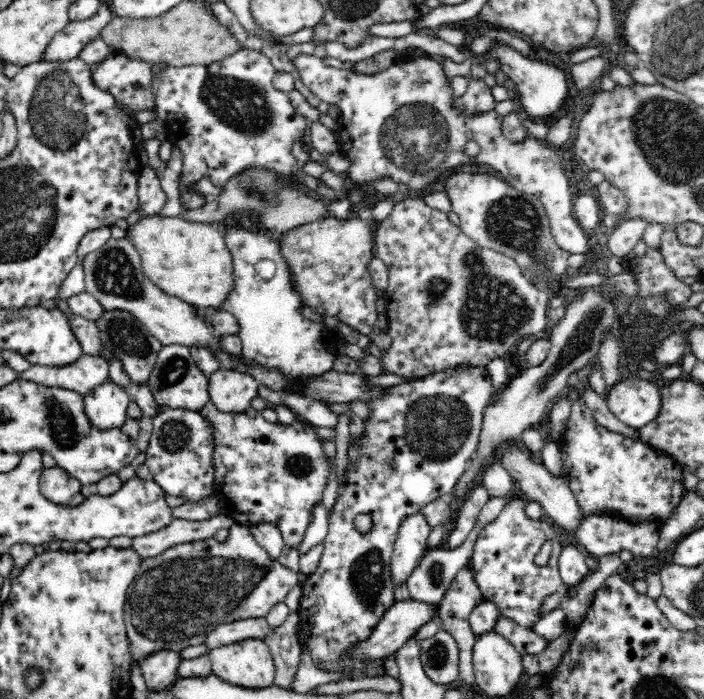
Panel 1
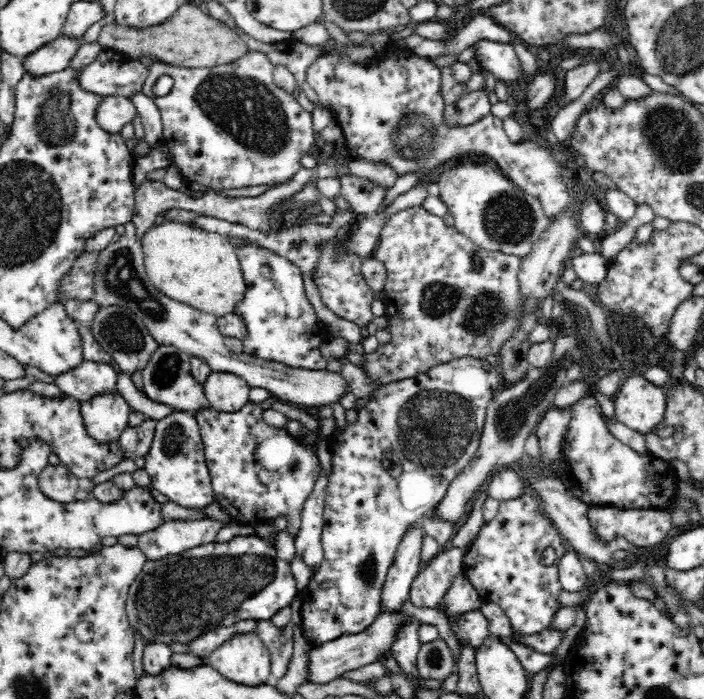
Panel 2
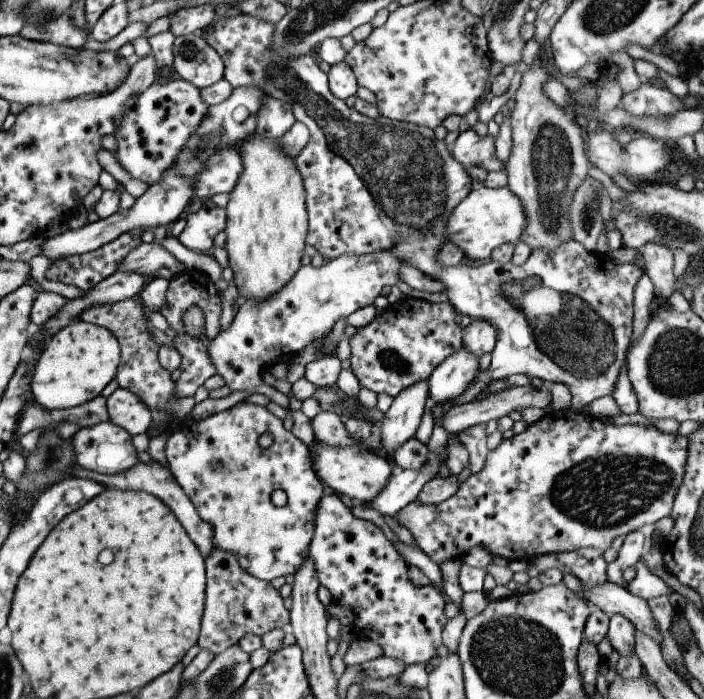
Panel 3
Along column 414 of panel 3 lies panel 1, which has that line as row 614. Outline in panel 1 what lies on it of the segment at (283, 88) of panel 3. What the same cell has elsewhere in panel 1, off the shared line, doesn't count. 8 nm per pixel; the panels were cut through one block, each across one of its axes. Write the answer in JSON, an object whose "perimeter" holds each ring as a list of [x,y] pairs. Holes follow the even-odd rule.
{"perimeter":[[[236,522],[232,524],[225,542],[217,542],[214,537],[206,539],[180,544],[159,556],[147,557],[141,561],[136,578],[129,585],[124,606],[124,623],[130,641],[132,665],[140,665],[149,654],[159,650],[180,652],[188,646],[202,644],[207,634],[218,625],[249,618],[264,618],[274,604],[284,601],[288,592],[298,585],[297,572],[286,568],[278,560],[273,560],[256,543],[249,525]]]}

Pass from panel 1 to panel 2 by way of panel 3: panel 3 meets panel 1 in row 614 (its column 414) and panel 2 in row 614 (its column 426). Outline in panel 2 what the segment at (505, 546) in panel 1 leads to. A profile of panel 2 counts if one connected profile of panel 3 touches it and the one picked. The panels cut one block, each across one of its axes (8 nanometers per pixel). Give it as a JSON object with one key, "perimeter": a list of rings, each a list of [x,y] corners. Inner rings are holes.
{"perimeter":[[[526,492],[520,498],[501,501],[498,514],[486,521],[478,536],[466,550],[463,573],[477,590],[483,603],[495,602],[502,608],[509,618],[515,634],[528,636],[528,634],[542,632],[550,626],[550,622],[554,620],[554,614],[561,607],[558,598],[560,598],[563,588],[559,581],[558,562],[569,548],[565,545],[564,538],[555,524],[541,510],[538,497]],[[546,548],[556,550],[556,562],[550,566],[545,566],[541,562]]]}

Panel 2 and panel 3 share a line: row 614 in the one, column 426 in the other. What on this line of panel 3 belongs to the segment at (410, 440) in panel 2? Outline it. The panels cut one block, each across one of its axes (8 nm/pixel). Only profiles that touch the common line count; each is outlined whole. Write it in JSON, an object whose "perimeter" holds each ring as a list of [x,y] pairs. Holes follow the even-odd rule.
{"perimeter":[[[407,296],[393,305],[389,304],[386,310],[379,311],[370,324],[363,326],[349,338],[350,369],[358,379],[361,388],[368,388],[376,394],[386,392],[394,398],[415,382],[427,379],[441,362],[463,345],[462,329],[454,320],[456,314],[452,303],[444,298],[440,302],[431,303],[412,296]]]}

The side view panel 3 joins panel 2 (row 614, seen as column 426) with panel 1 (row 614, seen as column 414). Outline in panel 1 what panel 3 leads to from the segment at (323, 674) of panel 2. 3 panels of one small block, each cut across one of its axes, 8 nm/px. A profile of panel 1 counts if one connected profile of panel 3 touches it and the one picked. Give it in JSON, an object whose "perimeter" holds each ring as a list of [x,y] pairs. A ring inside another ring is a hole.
{"perimeter":[[[413,598],[407,601],[395,602],[378,621],[377,627],[366,640],[358,641],[351,650],[351,658],[355,660],[376,660],[393,655],[409,638],[414,637],[416,631],[427,622],[433,620],[437,614],[439,604],[426,604]]]}

